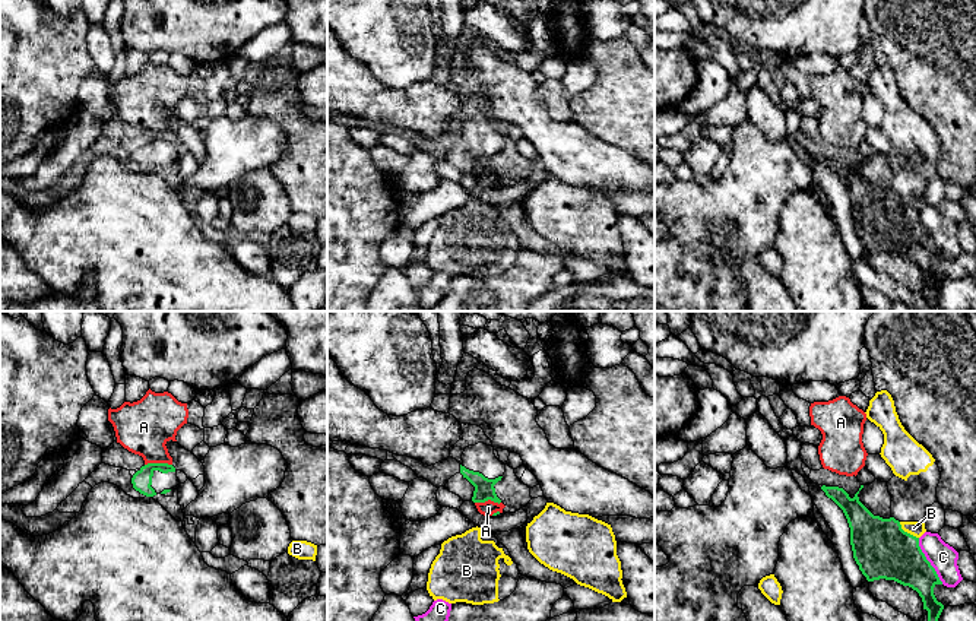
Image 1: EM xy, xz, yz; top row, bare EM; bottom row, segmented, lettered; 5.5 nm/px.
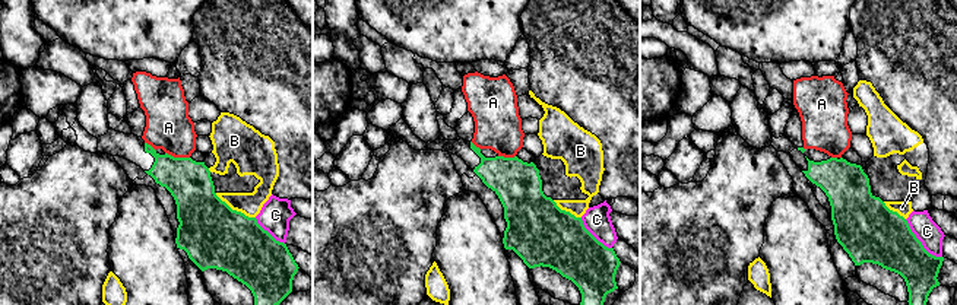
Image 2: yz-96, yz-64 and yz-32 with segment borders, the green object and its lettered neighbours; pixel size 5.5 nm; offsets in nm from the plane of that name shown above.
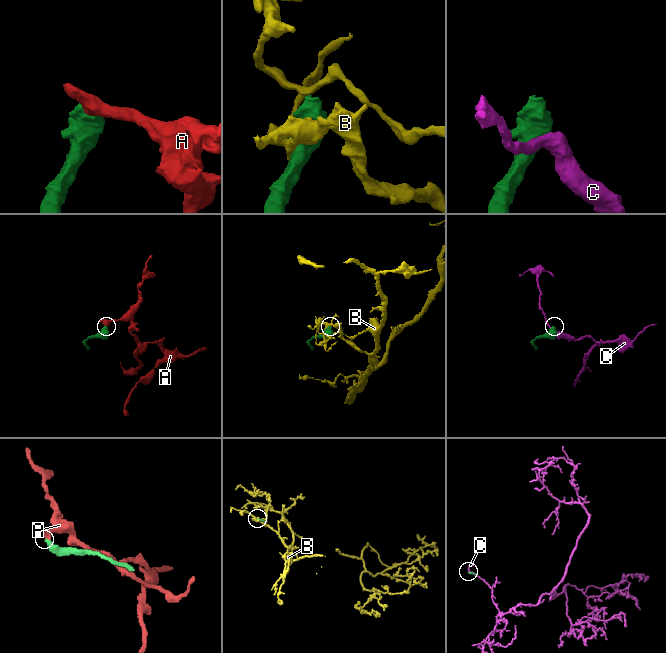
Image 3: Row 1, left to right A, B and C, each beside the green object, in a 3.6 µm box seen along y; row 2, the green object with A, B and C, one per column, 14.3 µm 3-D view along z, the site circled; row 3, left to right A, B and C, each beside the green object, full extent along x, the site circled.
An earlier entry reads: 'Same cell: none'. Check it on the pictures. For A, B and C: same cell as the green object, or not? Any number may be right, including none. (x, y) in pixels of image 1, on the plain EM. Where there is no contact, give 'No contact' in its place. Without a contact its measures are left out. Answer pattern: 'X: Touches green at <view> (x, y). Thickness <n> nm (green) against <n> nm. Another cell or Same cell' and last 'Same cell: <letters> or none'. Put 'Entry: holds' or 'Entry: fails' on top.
Entry: holds
A: Touches green at xy (158, 136). Thickness 110 nm (green) against 300 nm. Another cell
B: Touches green at yz (906, 205). Thickness 320 nm (green) against 80 nm. Another cell
C: Touches green at yz (928, 234). Thickness 300 nm (green) against 150 nm. Another cell
Same cell: none

